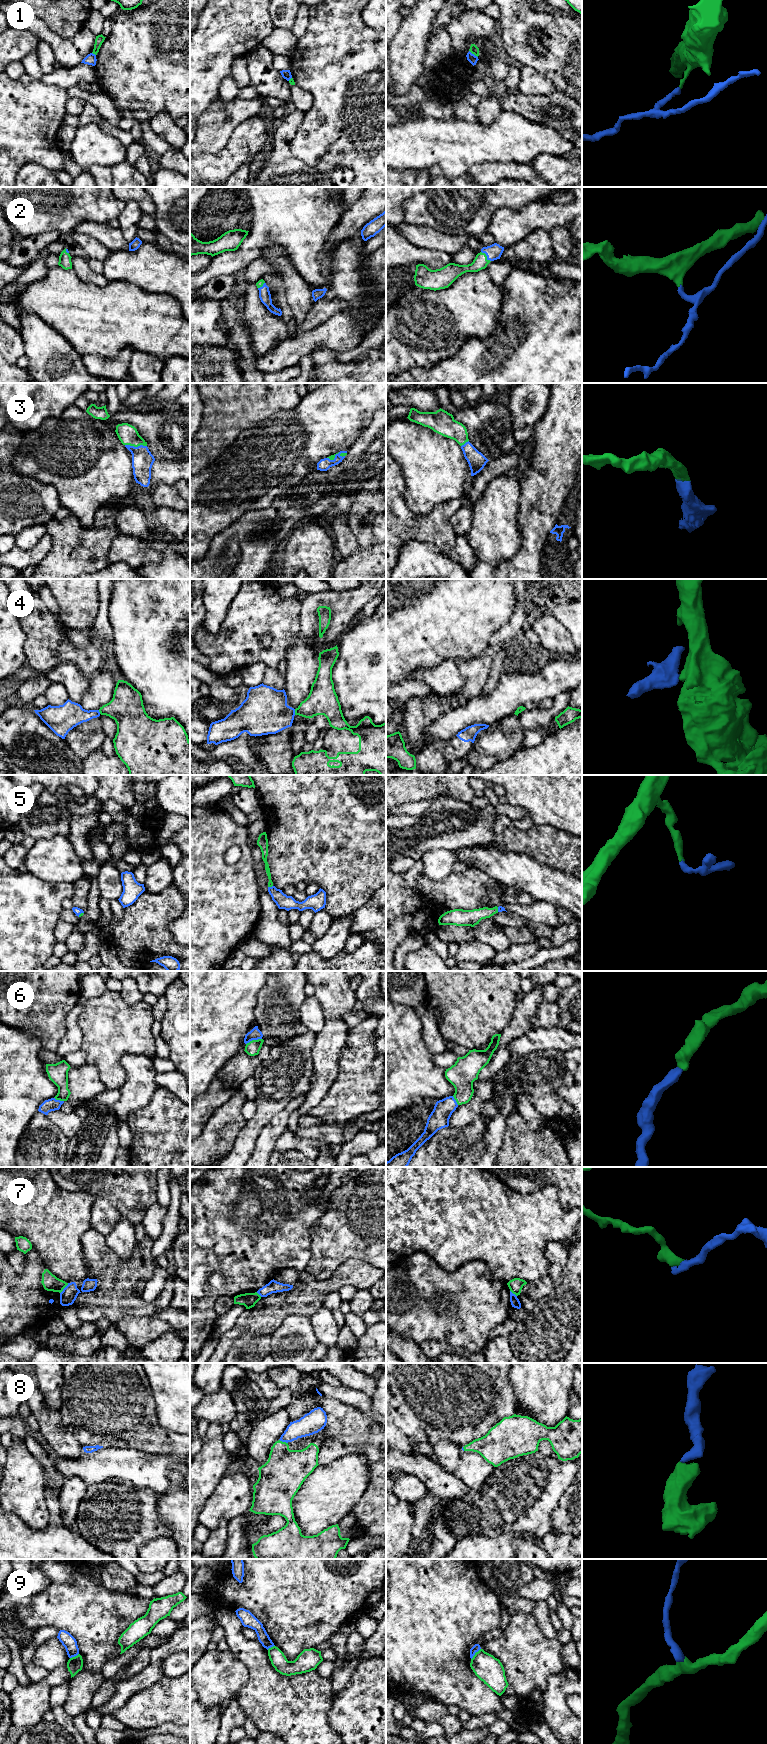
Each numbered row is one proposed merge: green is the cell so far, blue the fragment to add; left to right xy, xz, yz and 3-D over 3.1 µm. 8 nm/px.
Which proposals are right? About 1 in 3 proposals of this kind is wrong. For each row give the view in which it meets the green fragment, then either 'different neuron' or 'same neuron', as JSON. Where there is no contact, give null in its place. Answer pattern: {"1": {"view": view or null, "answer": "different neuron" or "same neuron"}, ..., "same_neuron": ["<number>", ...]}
{"1": {"view": "yz", "answer": "different neuron"}, "2": {"view": "yz", "answer": "same neuron"}, "3": {"view": "xy", "answer": "same neuron"}, "4": {"view": "xz", "answer": "different neuron"}, "5": {"view": "xz", "answer": "same neuron"}, "6": {"view": "xz", "answer": "same neuron"}, "7": {"view": "xy", "answer": "different neuron"}, "8": {"view": "xz", "answer": "same neuron"}, "9": {"view": "yz", "answer": "different neuron"}, "same_neuron": ["2", "3", "5", "6", "8"]}

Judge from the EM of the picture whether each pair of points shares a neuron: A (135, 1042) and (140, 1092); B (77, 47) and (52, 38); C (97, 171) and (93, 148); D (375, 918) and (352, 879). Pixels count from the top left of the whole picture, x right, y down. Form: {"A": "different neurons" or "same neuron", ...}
{"A": "different neurons", "B": "same neuron", "C": "different neurons", "D": "different neurons"}

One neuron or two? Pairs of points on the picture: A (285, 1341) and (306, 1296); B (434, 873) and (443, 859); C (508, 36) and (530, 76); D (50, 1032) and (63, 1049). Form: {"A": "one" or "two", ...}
{"A": "two", "B": "one", "C": "two", "D": "two"}

